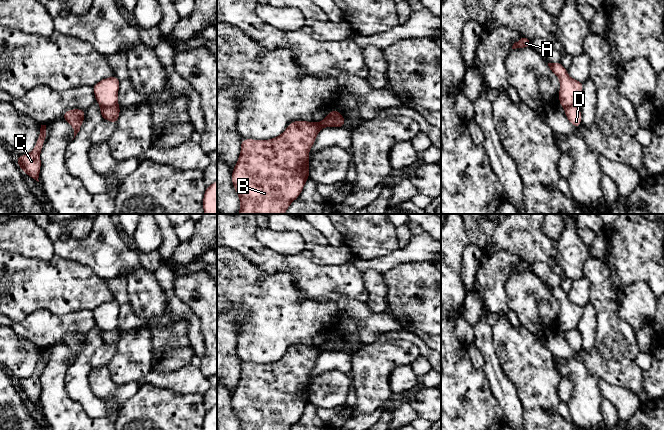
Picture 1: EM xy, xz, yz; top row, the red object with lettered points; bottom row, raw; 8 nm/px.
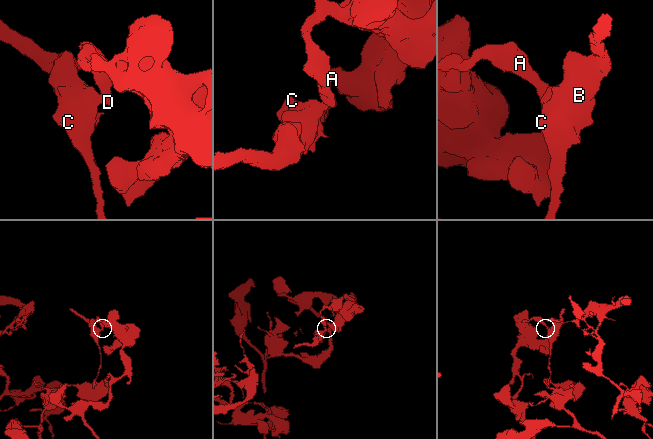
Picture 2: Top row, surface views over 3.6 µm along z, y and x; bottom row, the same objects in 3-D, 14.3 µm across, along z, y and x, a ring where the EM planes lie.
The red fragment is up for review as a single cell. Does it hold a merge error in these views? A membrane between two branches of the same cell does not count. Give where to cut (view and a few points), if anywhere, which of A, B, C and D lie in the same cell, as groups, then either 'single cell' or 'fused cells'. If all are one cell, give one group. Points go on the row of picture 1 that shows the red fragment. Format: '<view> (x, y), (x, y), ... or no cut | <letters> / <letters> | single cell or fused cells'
xy (117, 104), (101, 106) | A / B C D | fused cells

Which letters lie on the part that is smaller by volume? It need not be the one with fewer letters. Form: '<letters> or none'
B, C, D

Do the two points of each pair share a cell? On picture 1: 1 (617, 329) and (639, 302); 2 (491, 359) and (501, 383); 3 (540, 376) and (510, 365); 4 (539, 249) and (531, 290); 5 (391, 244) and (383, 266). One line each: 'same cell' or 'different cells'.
1: different cells
2: same cell
3: same cell
4: different cells
5: different cells

